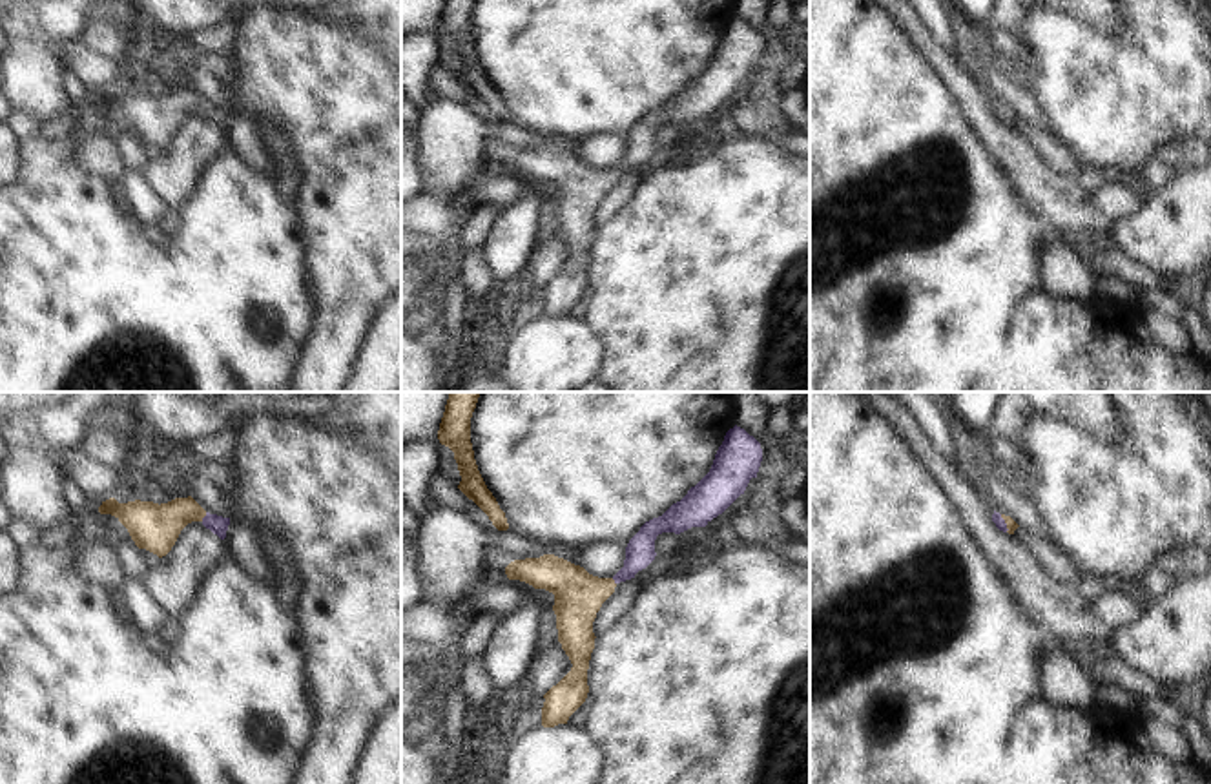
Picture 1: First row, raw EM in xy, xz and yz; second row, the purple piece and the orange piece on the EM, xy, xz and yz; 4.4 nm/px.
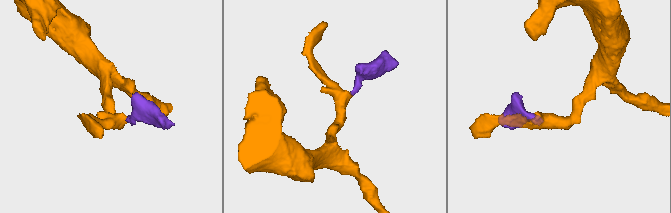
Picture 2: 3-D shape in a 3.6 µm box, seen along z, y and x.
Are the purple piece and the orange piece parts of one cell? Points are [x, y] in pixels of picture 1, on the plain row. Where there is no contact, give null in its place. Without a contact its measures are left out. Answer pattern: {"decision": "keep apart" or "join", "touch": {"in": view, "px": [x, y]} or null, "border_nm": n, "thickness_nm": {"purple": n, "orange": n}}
{"decision": "join", "touch": {"in": "xy", "px": [205, 108]}, "border_nm": 50, "thickness_nm": {"purple": 80, "orange": 220}}

